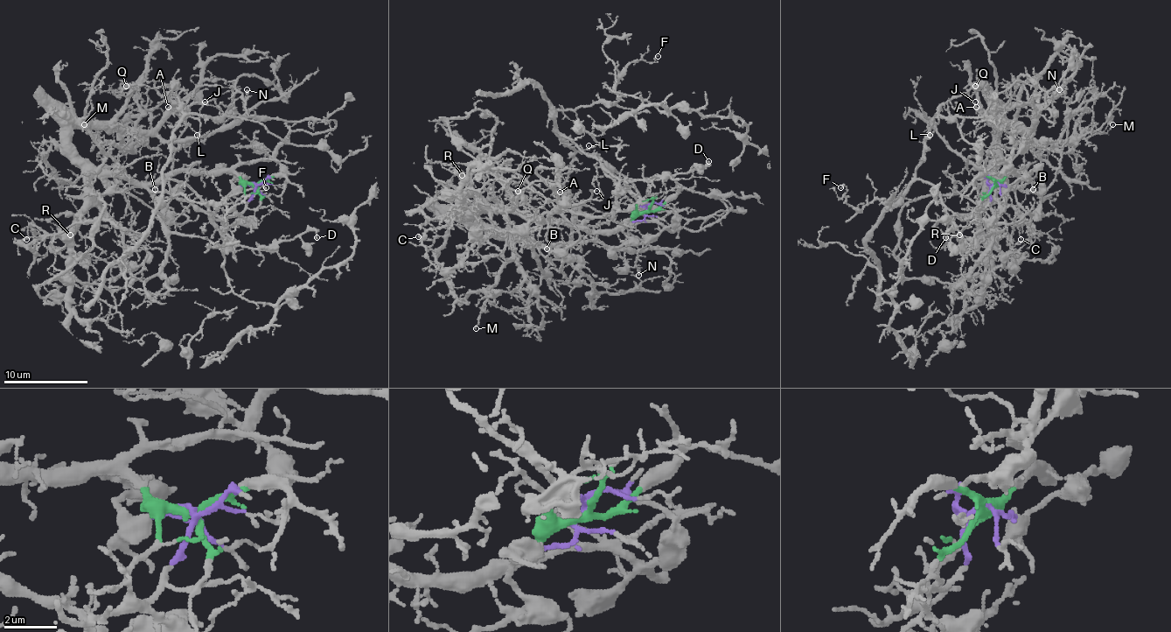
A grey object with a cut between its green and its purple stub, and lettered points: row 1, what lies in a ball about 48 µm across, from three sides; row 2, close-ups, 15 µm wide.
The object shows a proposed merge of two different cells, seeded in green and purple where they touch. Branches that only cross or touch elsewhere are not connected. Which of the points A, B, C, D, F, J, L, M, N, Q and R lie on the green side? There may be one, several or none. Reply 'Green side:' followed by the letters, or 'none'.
Green side: A, B, C, J, M, N, R

